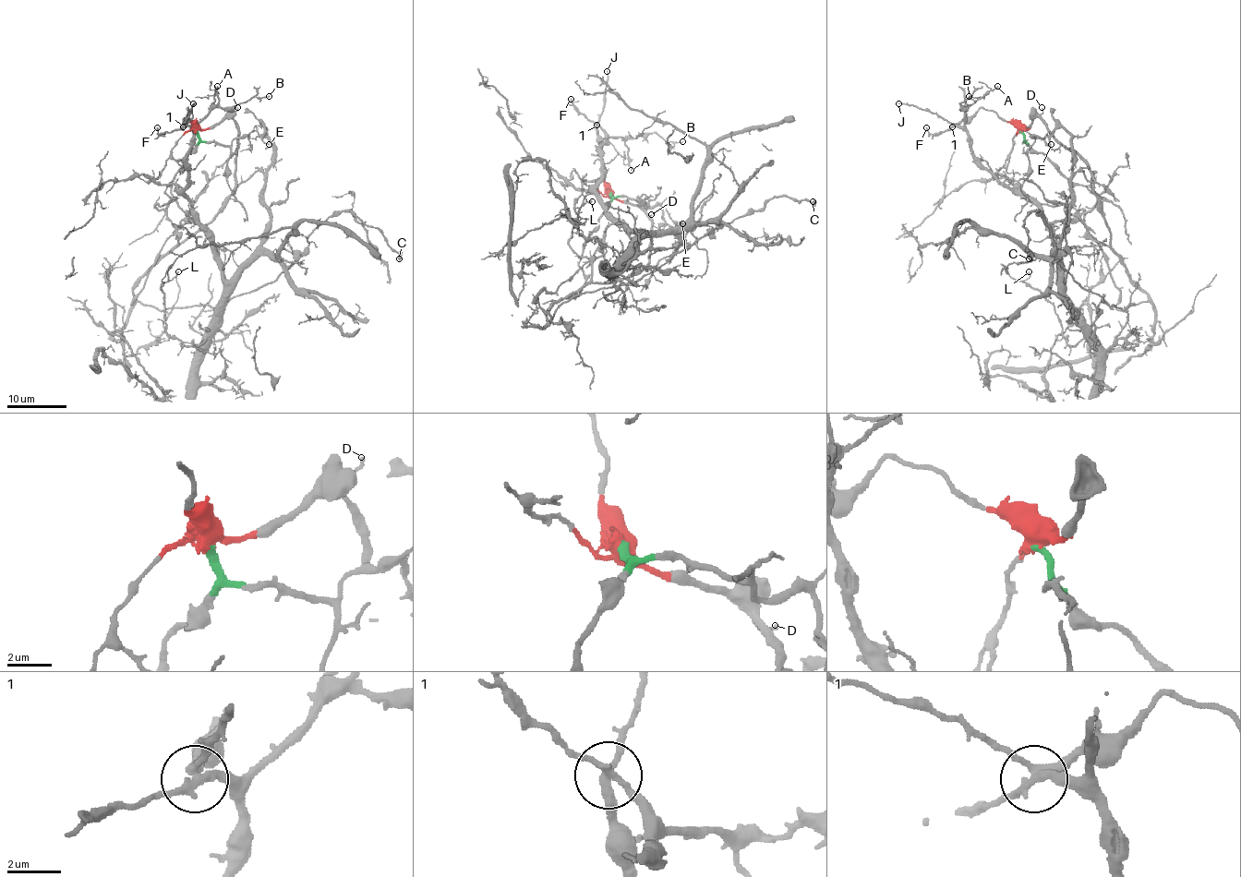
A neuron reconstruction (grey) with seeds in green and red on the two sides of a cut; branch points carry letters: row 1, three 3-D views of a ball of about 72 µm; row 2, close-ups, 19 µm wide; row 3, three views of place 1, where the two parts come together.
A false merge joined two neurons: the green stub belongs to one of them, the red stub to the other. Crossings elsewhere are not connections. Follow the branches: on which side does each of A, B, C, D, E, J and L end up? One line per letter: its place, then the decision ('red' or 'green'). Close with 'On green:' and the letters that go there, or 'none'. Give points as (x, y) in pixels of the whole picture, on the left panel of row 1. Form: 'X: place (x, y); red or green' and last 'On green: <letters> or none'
A: place (217, 86); green
B: place (269, 96); green
C: place (399, 258); red
D: place (237, 107); red
E: place (269, 144); green
J: place (193, 103); red
L: place (178, 271); green
On green: A, B, E, L

